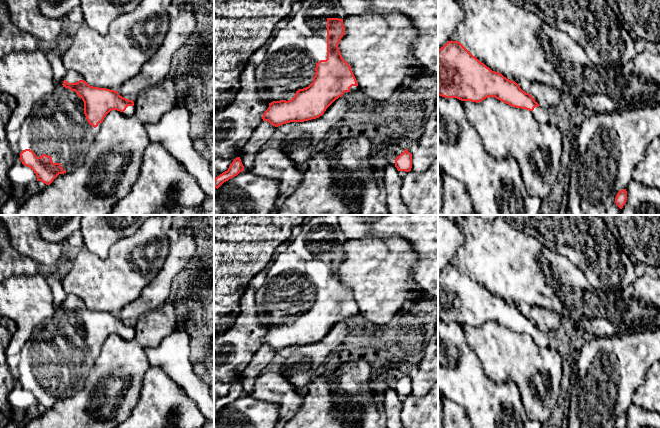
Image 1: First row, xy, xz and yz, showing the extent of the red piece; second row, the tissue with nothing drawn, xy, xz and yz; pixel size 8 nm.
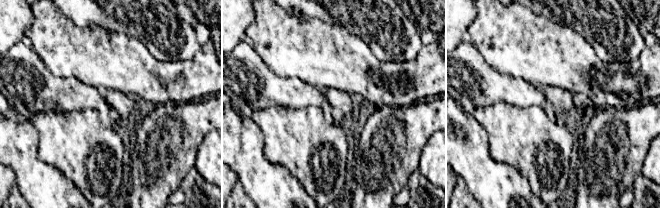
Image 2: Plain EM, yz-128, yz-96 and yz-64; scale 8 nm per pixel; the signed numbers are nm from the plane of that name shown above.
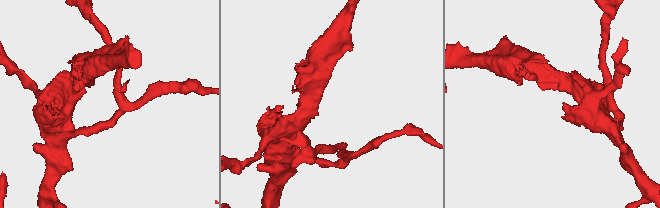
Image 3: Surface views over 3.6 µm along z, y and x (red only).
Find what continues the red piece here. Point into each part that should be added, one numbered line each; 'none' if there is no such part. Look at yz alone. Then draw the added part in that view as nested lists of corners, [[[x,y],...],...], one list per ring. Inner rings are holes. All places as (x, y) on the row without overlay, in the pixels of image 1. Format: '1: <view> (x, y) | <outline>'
1: yz (541, 338) | [[[538,330],[538,331],[535,331],[533,335],[530,335],[530,336],[533,338],[535,343],[539,347],[541,347],[541,348],[548,347],[548,345],[549,345],[548,332],[544,332],[542,330]]]

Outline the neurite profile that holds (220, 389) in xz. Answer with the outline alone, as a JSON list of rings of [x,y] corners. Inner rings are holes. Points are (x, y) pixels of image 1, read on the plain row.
[[[239,380],[232,381],[230,383],[216,383],[214,384],[214,404],[217,400],[227,395],[233,384]]]

